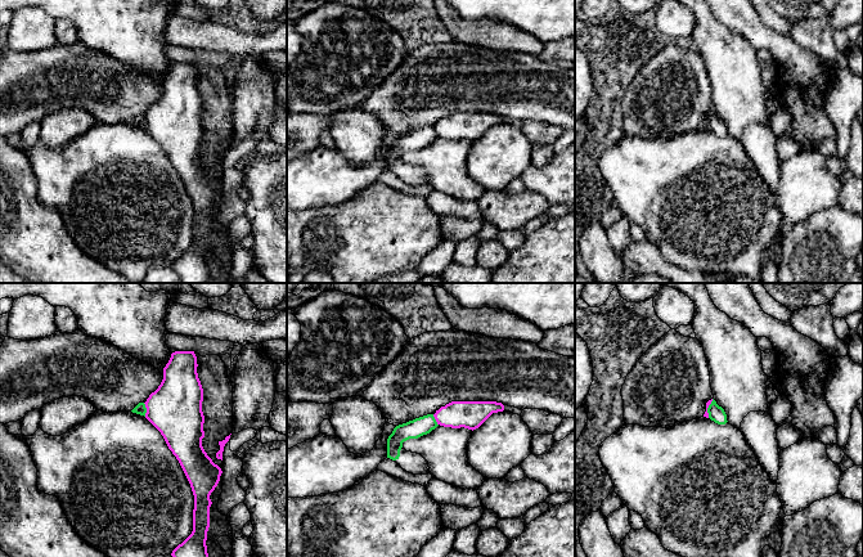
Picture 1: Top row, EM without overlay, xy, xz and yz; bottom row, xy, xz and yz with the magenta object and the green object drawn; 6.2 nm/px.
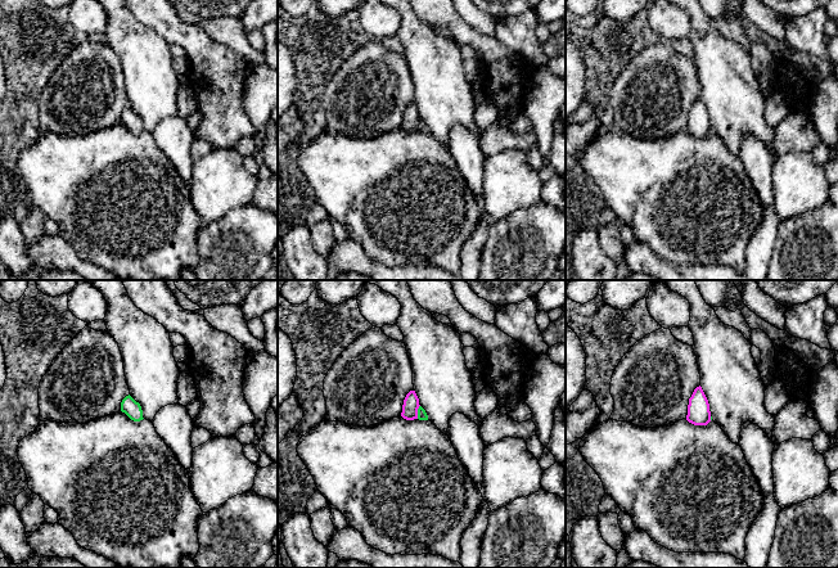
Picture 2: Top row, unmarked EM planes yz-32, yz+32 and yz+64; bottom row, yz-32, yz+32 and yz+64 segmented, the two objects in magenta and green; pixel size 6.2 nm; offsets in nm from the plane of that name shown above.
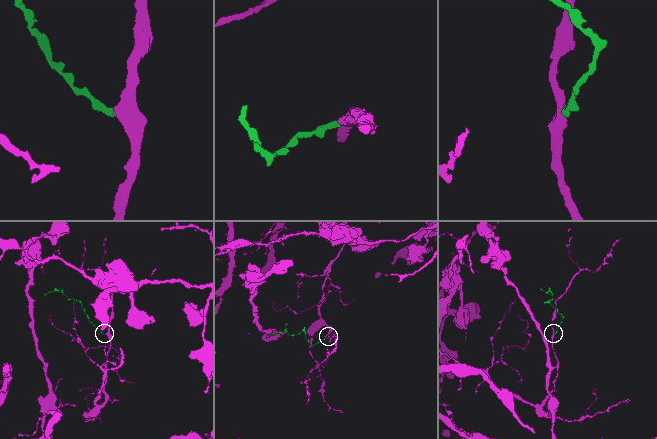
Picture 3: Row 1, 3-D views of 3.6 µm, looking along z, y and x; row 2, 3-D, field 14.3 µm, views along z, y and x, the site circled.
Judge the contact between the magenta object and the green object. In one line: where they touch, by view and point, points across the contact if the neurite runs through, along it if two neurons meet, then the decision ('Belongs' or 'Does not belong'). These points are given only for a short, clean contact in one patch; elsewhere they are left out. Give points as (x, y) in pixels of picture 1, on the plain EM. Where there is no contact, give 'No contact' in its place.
Touches magenta at xy (147, 121). Boundary: xy (143, 115), (145, 127). Does not belong

